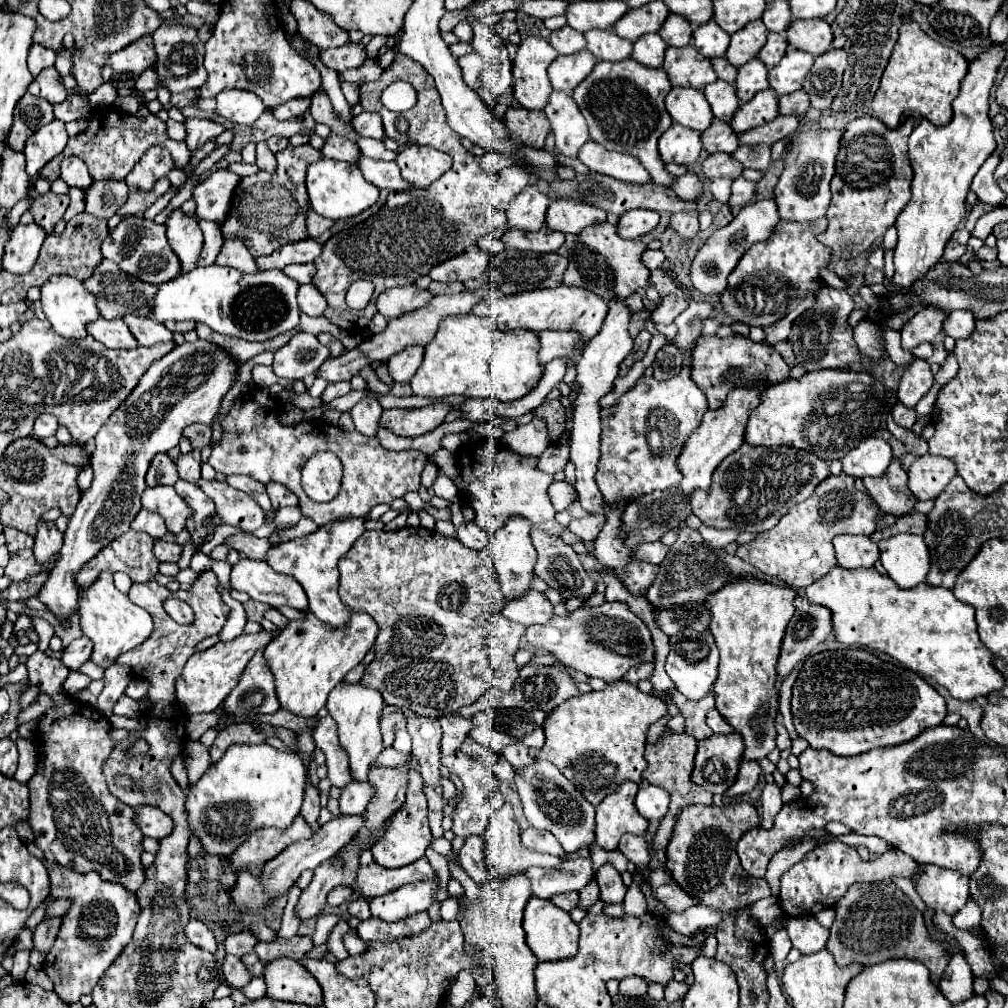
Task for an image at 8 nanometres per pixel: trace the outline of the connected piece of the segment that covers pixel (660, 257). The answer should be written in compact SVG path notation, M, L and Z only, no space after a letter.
M646 249L646 251L644 251L644 255L642 255L642 263L644 263L650 271L654 271L656 267L660 267L660 265L662 265L662 261L664 261L664 253L662 253L662 251Z

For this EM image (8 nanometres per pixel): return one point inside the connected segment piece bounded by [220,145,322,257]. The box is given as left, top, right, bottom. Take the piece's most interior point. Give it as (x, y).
(267, 215)

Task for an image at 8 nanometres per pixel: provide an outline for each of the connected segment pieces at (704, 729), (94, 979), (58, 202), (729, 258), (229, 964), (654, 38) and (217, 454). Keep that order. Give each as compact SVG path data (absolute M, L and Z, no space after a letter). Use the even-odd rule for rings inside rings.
M676 689L668 691L668 697L670 701L676 703L678 711L684 715L686 719L686 725L684 725L684 731L688 735L692 735L696 741L702 741L702 739L710 739L714 733L712 729L706 725L706 713L710 709L715 708L715 697L710 693L706 699L700 699L700 701L690 701L686 699L682 693L678 693Z
M46 861L50 873L50 895L70 895L72 907L62 919L62 927L42 963L44 973L54 983L54 991L66 1003L80 1001L82 995L90 995L108 967L120 957L124 947L132 939L134 925L140 915L136 895L126 887L110 881L102 881L98 873L74 873L62 865Z
M34 183L28 185L28 197L32 199L30 213L34 215L34 221L50 235L54 225L62 219L66 207L70 203L70 197L68 195L56 195L52 191L38 195L34 189Z
M766 199L766 201L746 205L726 227L714 231L710 235L710 239L698 249L698 253L692 261L692 267L690 267L692 285L706 297L720 295L726 289L728 273L736 267L740 257L746 253L746 249L750 249L754 243L768 241L774 235L774 229L780 221L782 219L780 219L780 213L778 213L774 199Z
M230 953L226 955L226 959L222 963L222 975L226 977L226 983L232 985L232 987L236 987L236 989L246 987L250 983L250 979L252 979L252 975L248 973L248 969L240 961L240 957L230 955Z
M646 33L634 43L632 59L648 67L660 67L664 61L664 51L666 43L662 41L662 37L658 33Z
M252 387L252 397L250 393L244 393L242 397L238 397L230 411L220 419L220 429L222 429L222 437L218 441L212 439L212 427L210 425L202 425L202 423L194 423L190 427L186 427L182 431L182 437L190 441L192 449L204 449L208 445L212 445L212 453L208 457L208 463L224 475L248 475L256 481L260 481L262 485L268 483L282 483L288 491L292 491L298 497L298 507L302 511L304 517L312 519L316 525L326 525L338 517L366 517L366 513L378 505L378 503L392 503L398 497L404 497L410 491L418 491L420 489L420 473L426 465L426 455L422 451L390 451L384 449L376 437L366 437L358 431L344 431L336 425L326 423L324 419L316 419L316 421L302 421L296 425L282 425L280 423L280 413L282 413L282 403L272 397L270 393L262 391L260 387ZM240 447L246 447L246 453L240 453ZM316 451L334 451L338 455L338 459L344 465L344 477L342 477L342 487L340 493L330 501L330 503L314 503L312 499L308 499L308 495L302 491L300 487L300 471L304 467L304 463L308 461L308 457Z

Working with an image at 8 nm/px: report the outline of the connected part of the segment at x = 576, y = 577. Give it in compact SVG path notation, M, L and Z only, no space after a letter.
M540 529L532 531L532 543L534 543L534 549L538 551L538 561L536 561L534 573L538 577L542 577L548 583L548 587L556 589L562 595L564 601L568 601L572 597L582 597L586 601L586 599L590 599L590 595L594 595L596 583L584 571L584 567L580 565L578 555L574 553L574 549L570 545L566 545L560 537L548 535L546 531L540 531Z

